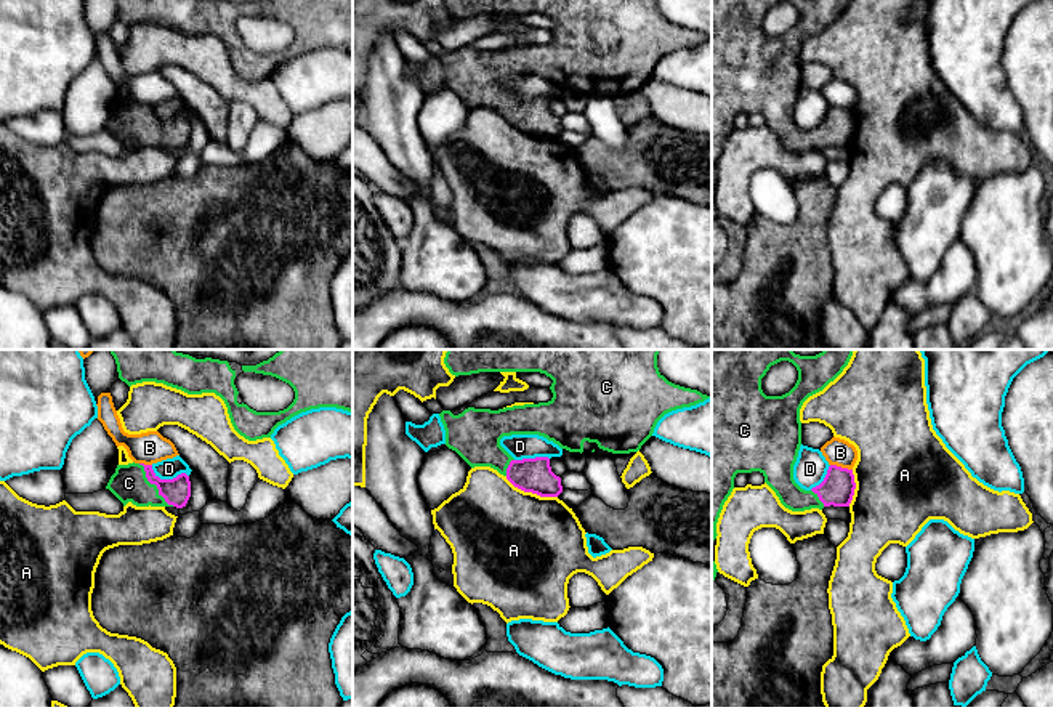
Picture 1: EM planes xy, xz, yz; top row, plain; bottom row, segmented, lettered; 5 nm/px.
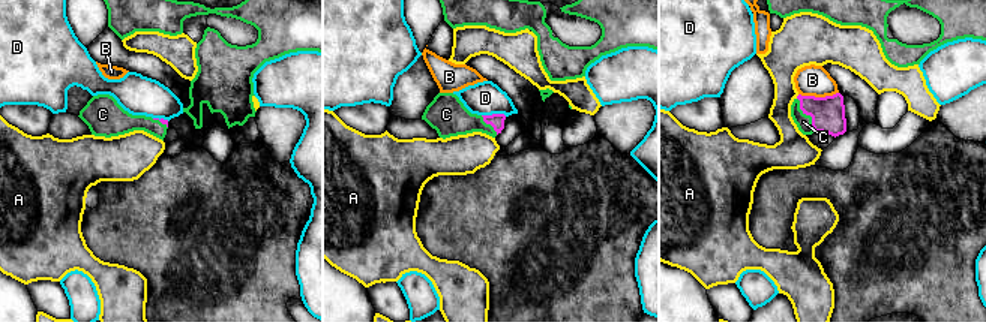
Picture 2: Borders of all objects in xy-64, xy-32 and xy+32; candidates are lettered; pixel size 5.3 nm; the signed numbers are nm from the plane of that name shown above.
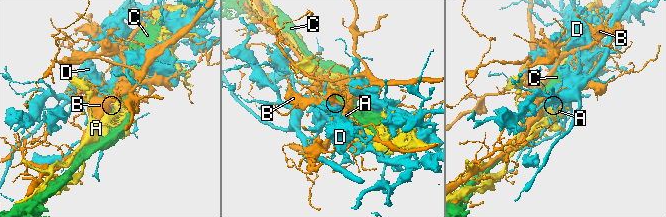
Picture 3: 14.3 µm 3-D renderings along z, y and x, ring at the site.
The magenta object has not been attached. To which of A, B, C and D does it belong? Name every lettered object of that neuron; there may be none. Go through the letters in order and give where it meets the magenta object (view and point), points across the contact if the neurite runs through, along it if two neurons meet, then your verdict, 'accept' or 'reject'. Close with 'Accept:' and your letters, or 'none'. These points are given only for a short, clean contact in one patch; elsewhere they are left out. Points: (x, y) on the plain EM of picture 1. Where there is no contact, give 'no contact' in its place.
A: xz (531, 132) | along xz (505, 117), (524, 132), (556, 138) | reject
B: yz (840, 108) | along yz (831, 105), (851, 111) | reject
C: xy (154, 124) | across xy (177, 132), (162, 132), (154, 124), (129, 124) | accept
D: xy (169, 121) | along xy (151, 106), (161, 119), (175, 119), (181, 114), (188, 117) | reject
Accept: C

